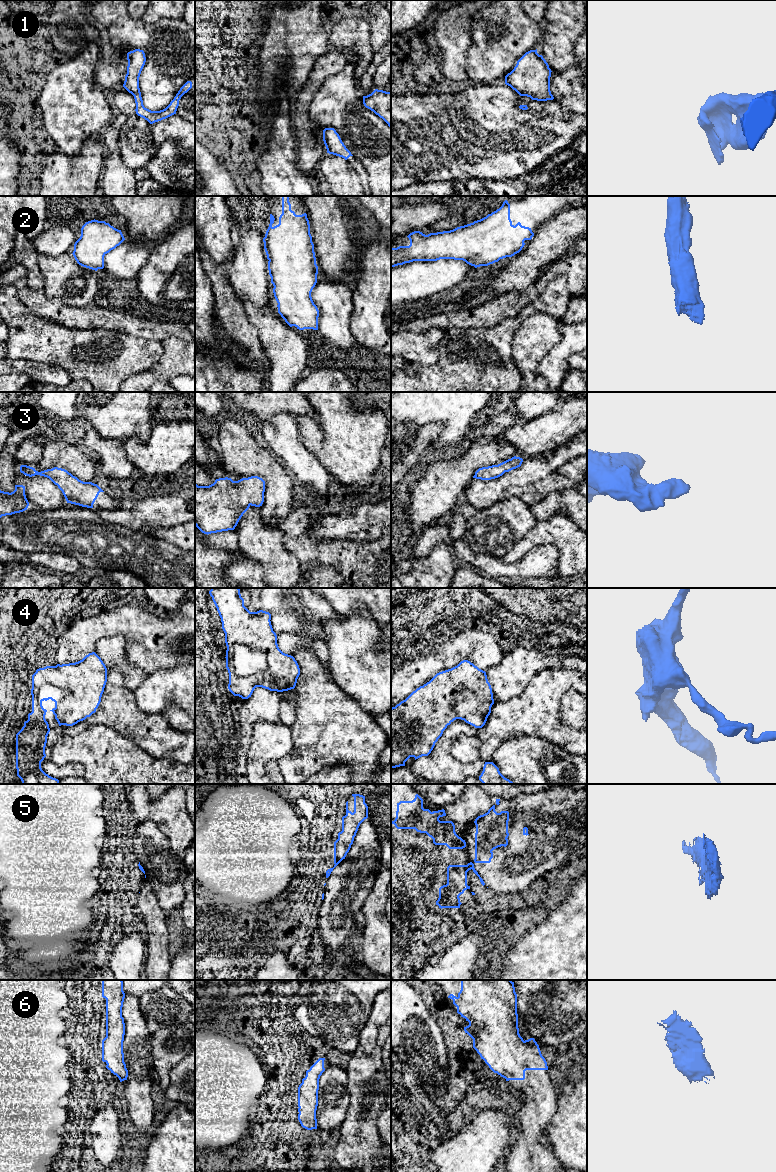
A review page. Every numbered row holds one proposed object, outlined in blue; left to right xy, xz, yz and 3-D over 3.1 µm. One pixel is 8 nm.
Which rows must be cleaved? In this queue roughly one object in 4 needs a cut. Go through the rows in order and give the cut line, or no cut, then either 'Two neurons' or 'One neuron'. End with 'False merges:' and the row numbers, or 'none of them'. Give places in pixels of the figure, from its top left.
1: No split. One neuron
2: No split. One neuron
3: No split. One neuron
4: No split. One neuron
5: Split along yz (471, 862), (470, 868). Two neurons
6: No split. One neuron
False merges: 5

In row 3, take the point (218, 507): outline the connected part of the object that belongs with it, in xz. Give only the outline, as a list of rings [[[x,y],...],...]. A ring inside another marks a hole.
[[[258,476],[233,481],[219,478],[209,486],[195,483],[195,526],[204,534],[234,530],[250,506],[260,507],[264,502],[265,481]]]

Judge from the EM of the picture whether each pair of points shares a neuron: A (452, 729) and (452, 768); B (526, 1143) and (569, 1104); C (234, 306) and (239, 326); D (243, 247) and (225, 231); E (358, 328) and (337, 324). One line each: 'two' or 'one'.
A: one
B: two
C: one
D: two
E: two

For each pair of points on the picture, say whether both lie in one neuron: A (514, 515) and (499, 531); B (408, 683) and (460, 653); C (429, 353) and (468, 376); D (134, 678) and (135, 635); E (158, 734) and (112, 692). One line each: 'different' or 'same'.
A: same
B: same
C: different
D: different
E: same

